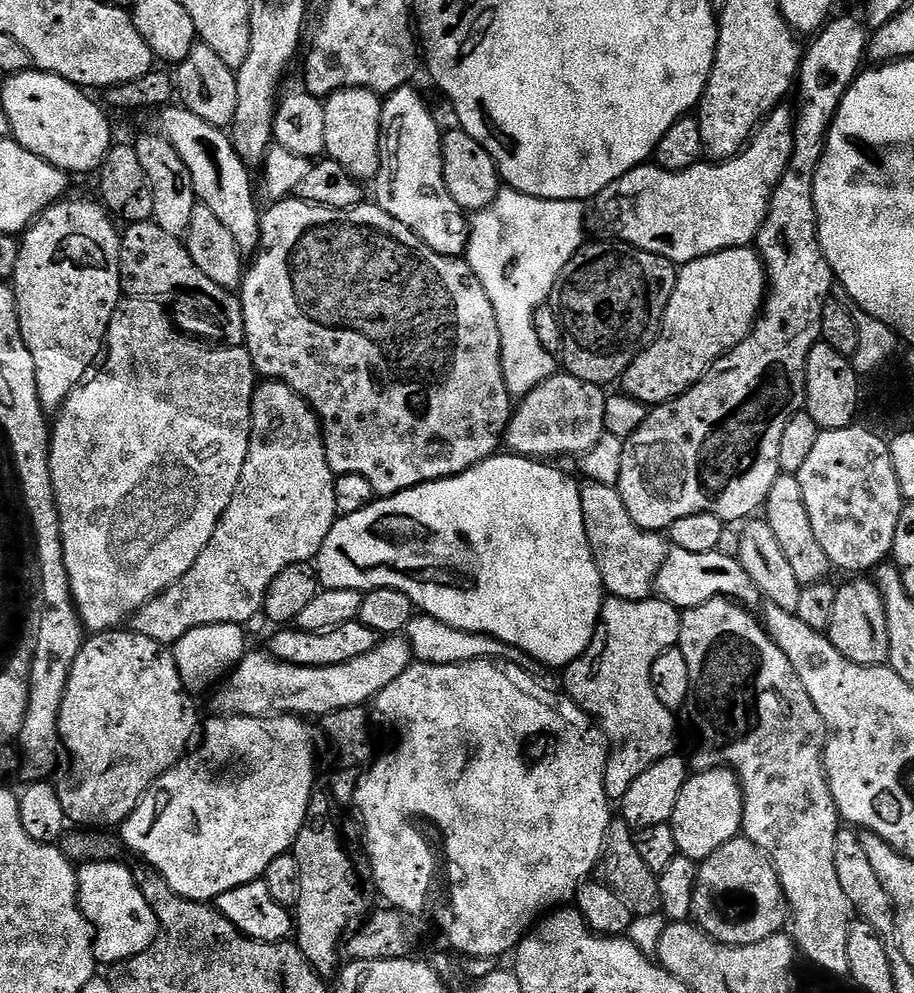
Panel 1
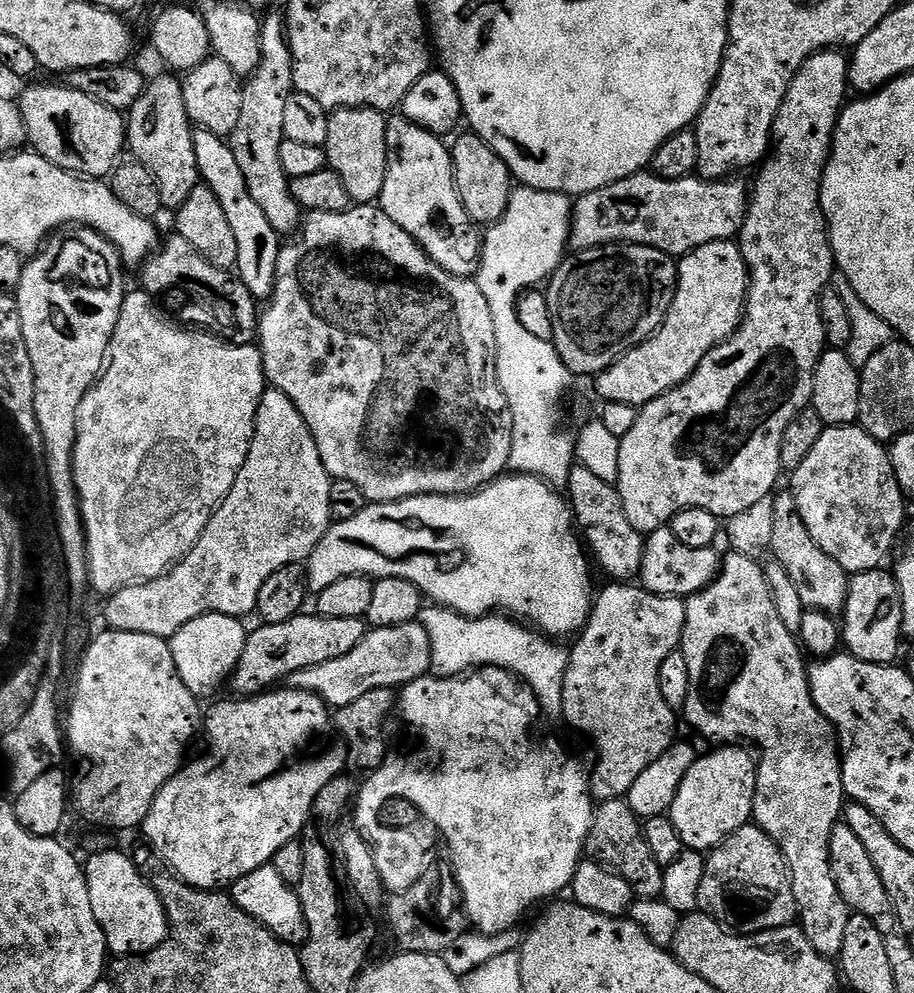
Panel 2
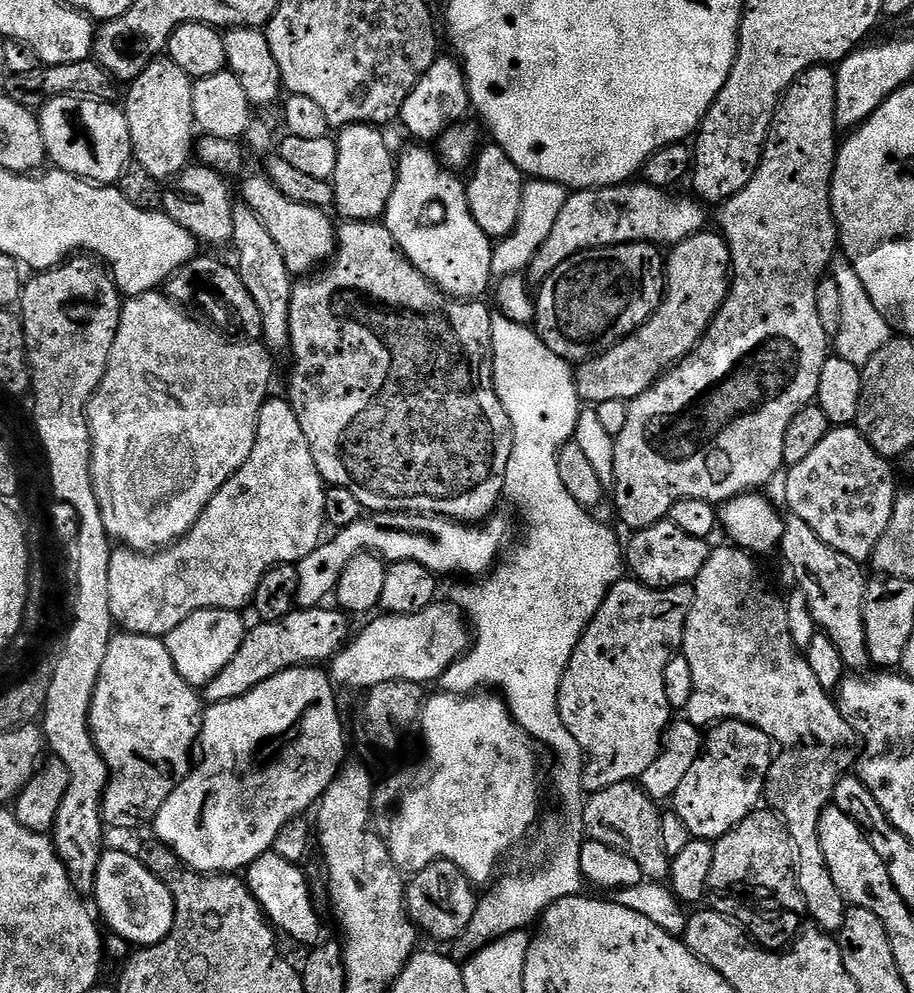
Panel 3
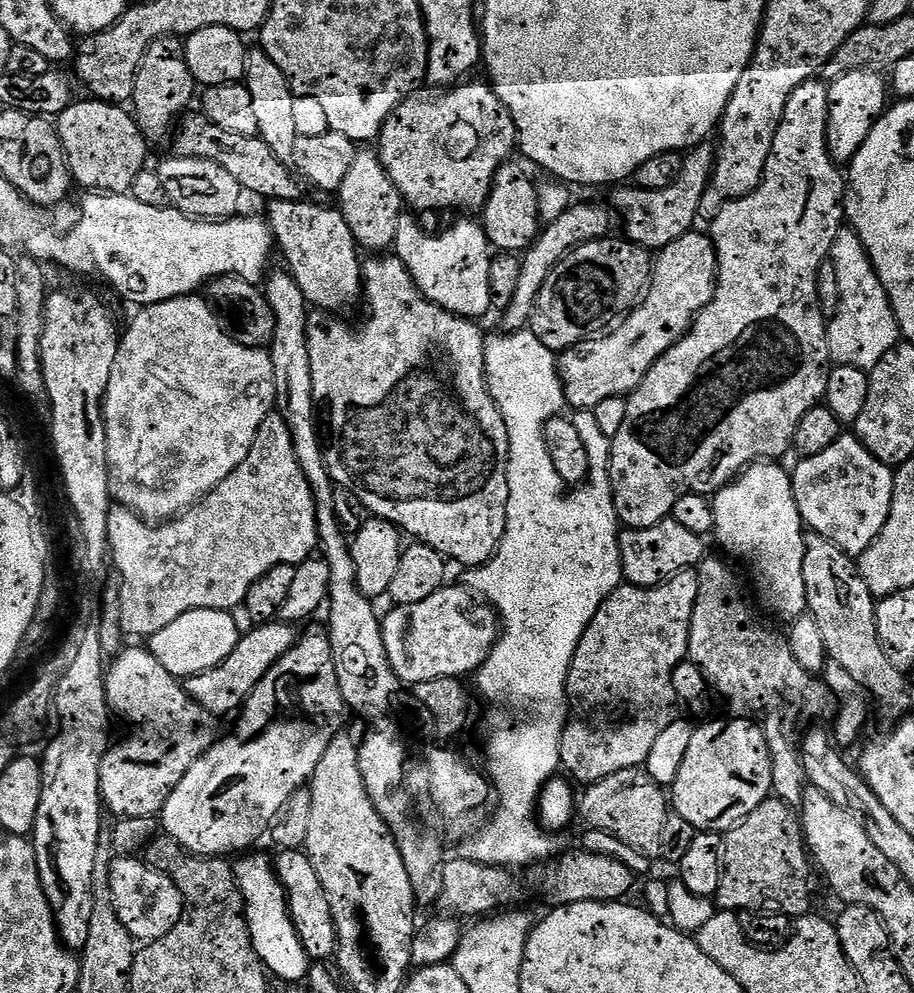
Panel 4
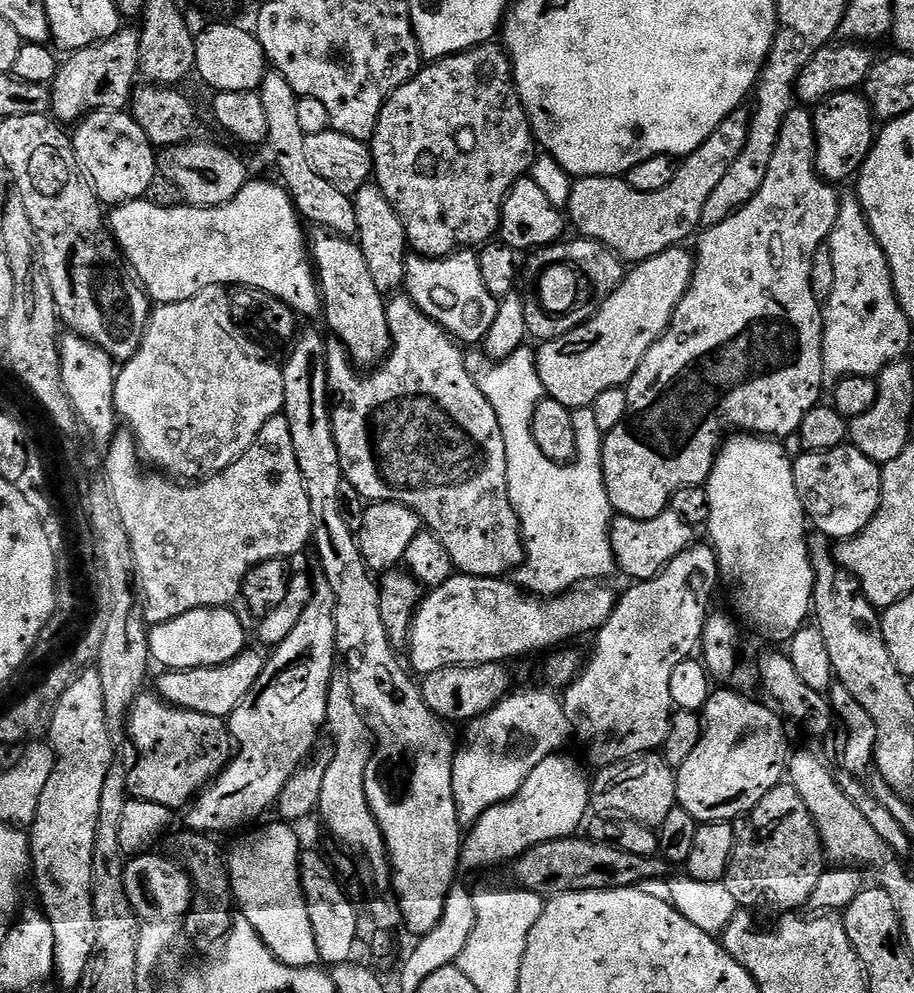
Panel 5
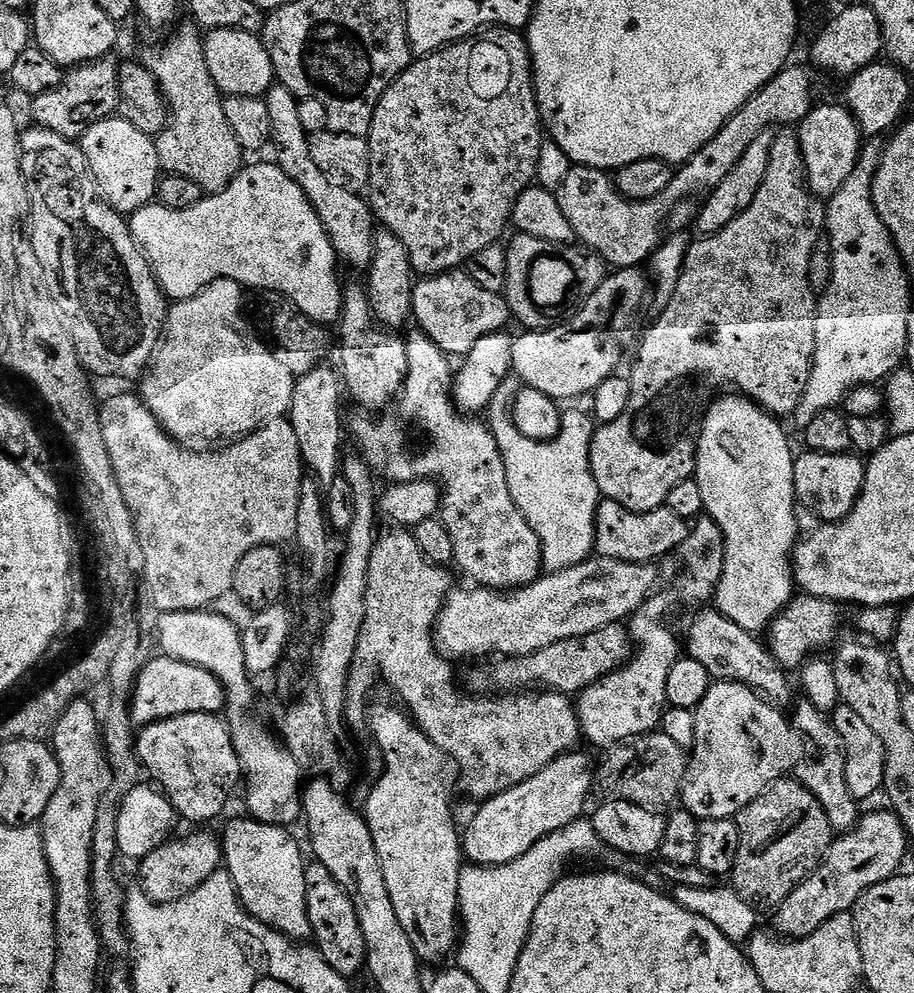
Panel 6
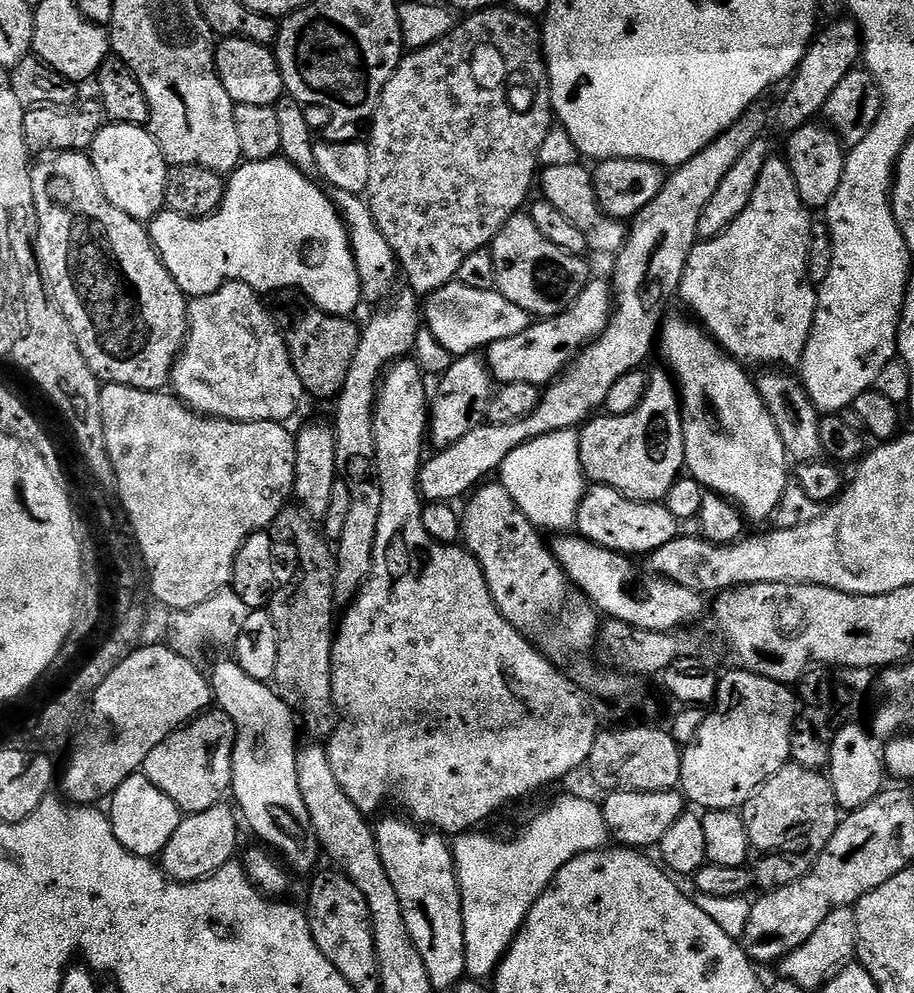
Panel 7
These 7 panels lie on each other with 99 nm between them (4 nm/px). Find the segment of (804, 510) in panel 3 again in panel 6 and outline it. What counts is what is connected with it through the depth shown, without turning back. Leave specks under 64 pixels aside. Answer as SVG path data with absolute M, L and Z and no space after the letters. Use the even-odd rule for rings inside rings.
M801 451L794 459L794 490L796 499L817 516L817 521L836 524L854 510L864 485L865 461L859 455L822 454L821 452Z

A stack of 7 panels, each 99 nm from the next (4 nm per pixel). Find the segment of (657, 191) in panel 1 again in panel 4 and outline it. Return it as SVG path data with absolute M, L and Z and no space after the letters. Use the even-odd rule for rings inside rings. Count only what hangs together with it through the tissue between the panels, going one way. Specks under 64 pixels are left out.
M576 202L565 212L558 214L558 218L547 221L543 225L536 241L520 256L522 271L518 278L518 286L514 289L514 298L502 310L502 316L504 316L503 331L505 333L523 332L529 327L534 302L538 298L538 290L542 290L542 282L546 282L550 270L554 266L558 266L558 262L562 262L562 258L567 252L591 240L605 239L611 233L608 231L612 228L612 220L614 224L614 216L605 205L604 208L600 204L579 204Z

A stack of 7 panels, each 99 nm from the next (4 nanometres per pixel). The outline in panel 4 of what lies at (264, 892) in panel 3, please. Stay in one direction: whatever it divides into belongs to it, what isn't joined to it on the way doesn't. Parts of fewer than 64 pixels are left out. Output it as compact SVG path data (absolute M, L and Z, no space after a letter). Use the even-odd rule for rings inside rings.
M286 848L276 855L274 858L275 874L285 890L289 910L296 923L302 946L305 947L313 961L331 961L335 957L338 943L336 923L330 902L326 902L326 890L322 890L322 882L318 882L318 873L314 870L314 862L310 862L307 852L299 848Z

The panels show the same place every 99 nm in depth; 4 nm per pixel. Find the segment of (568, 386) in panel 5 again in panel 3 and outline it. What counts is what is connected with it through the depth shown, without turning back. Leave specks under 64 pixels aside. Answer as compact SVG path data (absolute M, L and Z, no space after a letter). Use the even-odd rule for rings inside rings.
M705 230L675 245L666 256L666 291L660 309L653 312L652 317L637 332L630 334L600 356L593 356L591 360L583 361L575 369L576 396L579 399L589 400L589 405L592 406L615 400L631 402L641 396L659 376L663 376L672 365L689 356L698 347L700 339L712 325L712 319L716 317L716 312L728 296L731 267L732 255L728 243L719 231Z

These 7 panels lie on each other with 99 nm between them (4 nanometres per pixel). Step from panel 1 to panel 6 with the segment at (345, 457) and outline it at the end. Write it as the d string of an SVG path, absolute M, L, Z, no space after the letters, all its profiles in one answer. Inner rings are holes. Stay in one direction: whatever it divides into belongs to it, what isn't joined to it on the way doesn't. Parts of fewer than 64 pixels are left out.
M413 330L407 333L406 343L408 346L408 377L404 383L404 389L400 391L400 395L396 397L394 403L383 409L379 413L380 416L375 420L375 415L360 414L356 421L352 424L352 436L356 439L359 451L364 457L364 461L372 467L373 473L382 475L392 484L405 484L406 482L414 482L415 480L435 480L443 485L442 503L438 513L439 519L443 520L446 530L450 530L450 538L454 542L454 564L460 567L466 575L472 579L473 585L481 588L495 588L497 590L511 590L513 588L525 588L528 584L533 584L535 580L539 580L545 571L544 559L542 558L542 546L538 534L534 534L534 530L530 526L530 522L526 522L526 518L522 514L522 510L518 510L518 506L514 502L514 498L510 494L510 486L506 482L506 466L502 462L502 454L498 442L494 438L491 427L483 419L473 418L471 415L462 414L456 409L456 403L452 401L452 382L454 379L453 365L448 365L449 357L441 350L436 343L426 335L425 332Z

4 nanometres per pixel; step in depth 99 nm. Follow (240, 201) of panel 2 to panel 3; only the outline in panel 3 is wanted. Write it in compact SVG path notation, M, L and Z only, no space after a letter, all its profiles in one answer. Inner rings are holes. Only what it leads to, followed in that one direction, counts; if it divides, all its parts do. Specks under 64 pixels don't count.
M243 202L237 203L232 213L234 234L231 243L236 244L236 252L240 255L238 271L242 282L246 282L246 290L250 290L250 298L254 298L258 306L258 314L262 314L263 343L273 353L282 351L285 353L290 346L290 298L294 277L282 258L282 250L278 250L274 238L270 238L270 230L262 226L258 214L254 214L254 210Z

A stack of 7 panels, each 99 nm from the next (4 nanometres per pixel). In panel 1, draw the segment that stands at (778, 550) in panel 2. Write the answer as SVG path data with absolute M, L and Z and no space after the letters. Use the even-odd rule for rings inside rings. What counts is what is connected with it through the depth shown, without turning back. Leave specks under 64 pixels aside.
M781 474L774 486L770 486L770 494L764 503L762 516L773 530L775 541L779 543L779 549L790 562L794 577L801 586L823 581L827 577L824 575L830 572L830 565L826 558L826 550L822 550L822 546L818 546L818 538L814 538L814 530L806 514L806 502L802 502L802 490L796 475Z

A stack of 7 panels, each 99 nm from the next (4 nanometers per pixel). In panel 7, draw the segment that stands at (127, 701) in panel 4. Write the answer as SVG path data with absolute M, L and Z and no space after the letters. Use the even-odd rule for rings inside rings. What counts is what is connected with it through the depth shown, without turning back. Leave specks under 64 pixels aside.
M201 714L195 720L188 721L183 728L171 732L161 744L154 746L142 769L143 775L148 776L150 782L154 782L154 786L158 786L158 790L174 801L184 814L210 810L229 795L232 787L236 731L223 715L212 715Z

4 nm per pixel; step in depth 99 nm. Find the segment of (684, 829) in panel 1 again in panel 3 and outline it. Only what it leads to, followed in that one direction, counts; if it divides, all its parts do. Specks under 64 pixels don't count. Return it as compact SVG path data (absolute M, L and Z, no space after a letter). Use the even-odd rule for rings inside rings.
M741 720L719 721L707 733L699 758L694 762L694 766L690 766L686 778L682 778L682 786L678 786L674 797L674 811L678 818L682 818L689 837L715 842L731 828L737 828L751 812L757 811L759 804L756 803L761 803L768 771L774 766L772 748L774 749L774 741L767 732Z

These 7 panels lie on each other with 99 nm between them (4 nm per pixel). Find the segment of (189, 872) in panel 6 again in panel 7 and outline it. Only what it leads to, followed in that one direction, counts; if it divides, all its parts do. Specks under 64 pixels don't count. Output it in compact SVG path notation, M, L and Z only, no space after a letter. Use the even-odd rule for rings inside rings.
M221 802L210 810L194 812L181 819L178 830L174 830L174 838L166 842L162 853L164 875L169 880L189 884L214 874L222 866L233 863L235 856L232 855L235 854L236 843L240 840L242 824L237 813L231 807L228 809L226 805L227 803Z

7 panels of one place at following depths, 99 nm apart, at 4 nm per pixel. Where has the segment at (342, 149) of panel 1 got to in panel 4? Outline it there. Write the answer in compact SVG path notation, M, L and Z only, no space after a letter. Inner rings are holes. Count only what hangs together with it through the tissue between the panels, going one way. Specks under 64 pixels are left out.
M368 150L357 151L346 178L342 178L338 207L346 218L346 226L350 226L350 234L354 234L357 245L364 250L369 248L372 251L369 253L384 254L396 243L398 222L402 215L402 201L394 182L390 182L379 155L375 151L364 151Z

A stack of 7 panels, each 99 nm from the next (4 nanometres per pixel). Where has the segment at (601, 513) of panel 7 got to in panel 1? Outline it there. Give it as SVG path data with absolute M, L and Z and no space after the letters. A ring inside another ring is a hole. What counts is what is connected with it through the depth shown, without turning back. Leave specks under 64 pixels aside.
M672 548L662 562L662 568L658 570L654 592L659 599L670 602L681 610L702 606L706 602L721 598L742 602L743 607L749 610L756 610L760 602L762 603L762 595L751 581L750 575L746 574L735 555L727 556L724 550L690 554L690 550Z

